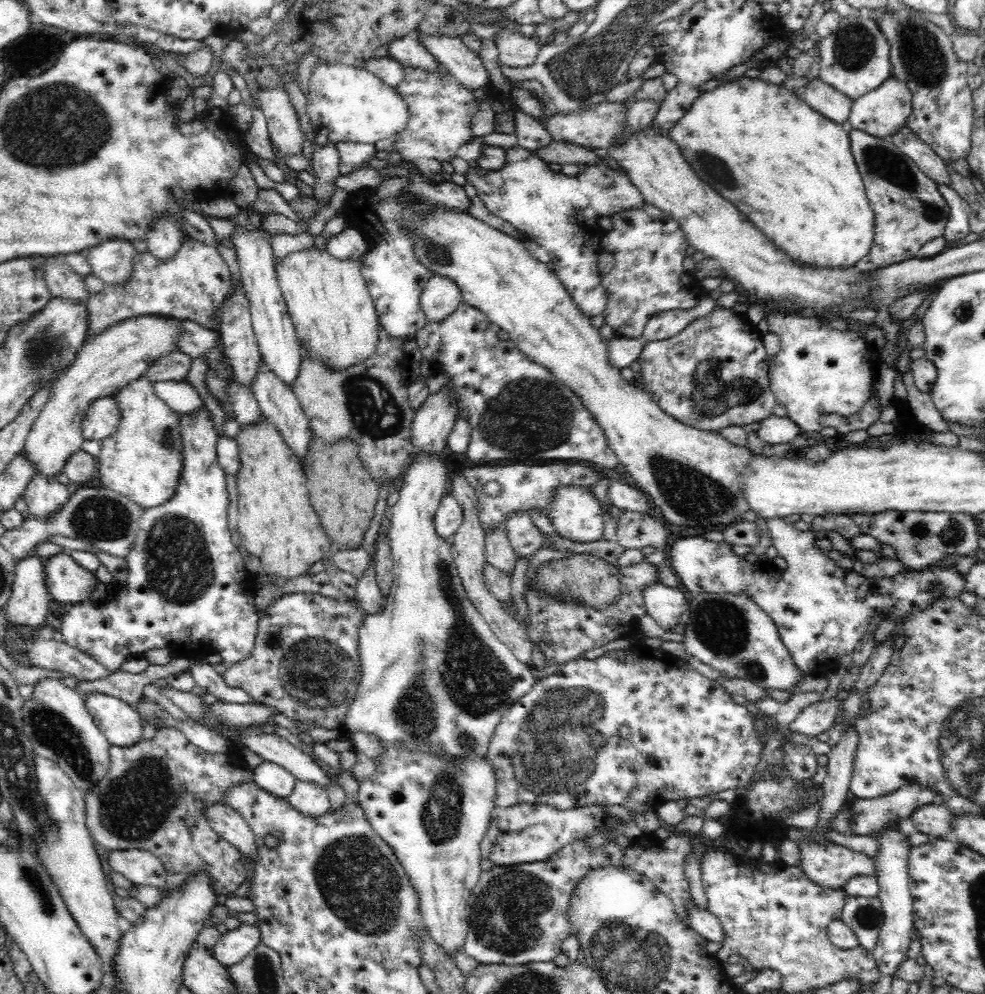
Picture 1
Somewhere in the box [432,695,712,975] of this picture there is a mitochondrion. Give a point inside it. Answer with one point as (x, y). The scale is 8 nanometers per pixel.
(506, 917)

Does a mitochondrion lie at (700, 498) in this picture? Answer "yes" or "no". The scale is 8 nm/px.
yes

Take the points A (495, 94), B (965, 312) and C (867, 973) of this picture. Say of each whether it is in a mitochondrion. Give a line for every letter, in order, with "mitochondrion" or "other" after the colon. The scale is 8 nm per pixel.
A: other
B: other
C: other

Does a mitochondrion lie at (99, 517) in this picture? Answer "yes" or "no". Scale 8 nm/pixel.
yes

